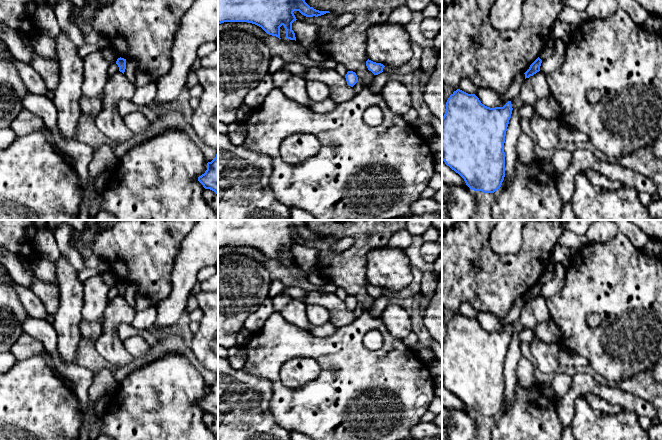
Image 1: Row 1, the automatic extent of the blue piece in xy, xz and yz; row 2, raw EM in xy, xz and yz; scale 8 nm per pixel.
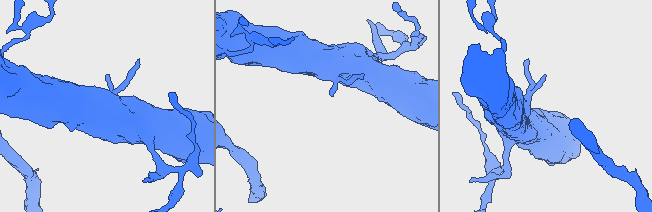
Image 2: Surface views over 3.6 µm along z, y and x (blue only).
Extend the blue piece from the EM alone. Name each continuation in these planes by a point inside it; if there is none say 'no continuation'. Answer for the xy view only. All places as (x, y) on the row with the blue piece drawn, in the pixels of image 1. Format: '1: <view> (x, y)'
no continuation

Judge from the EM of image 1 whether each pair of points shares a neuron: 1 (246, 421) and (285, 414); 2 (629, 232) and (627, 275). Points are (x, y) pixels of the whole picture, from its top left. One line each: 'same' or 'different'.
1: different
2: different

